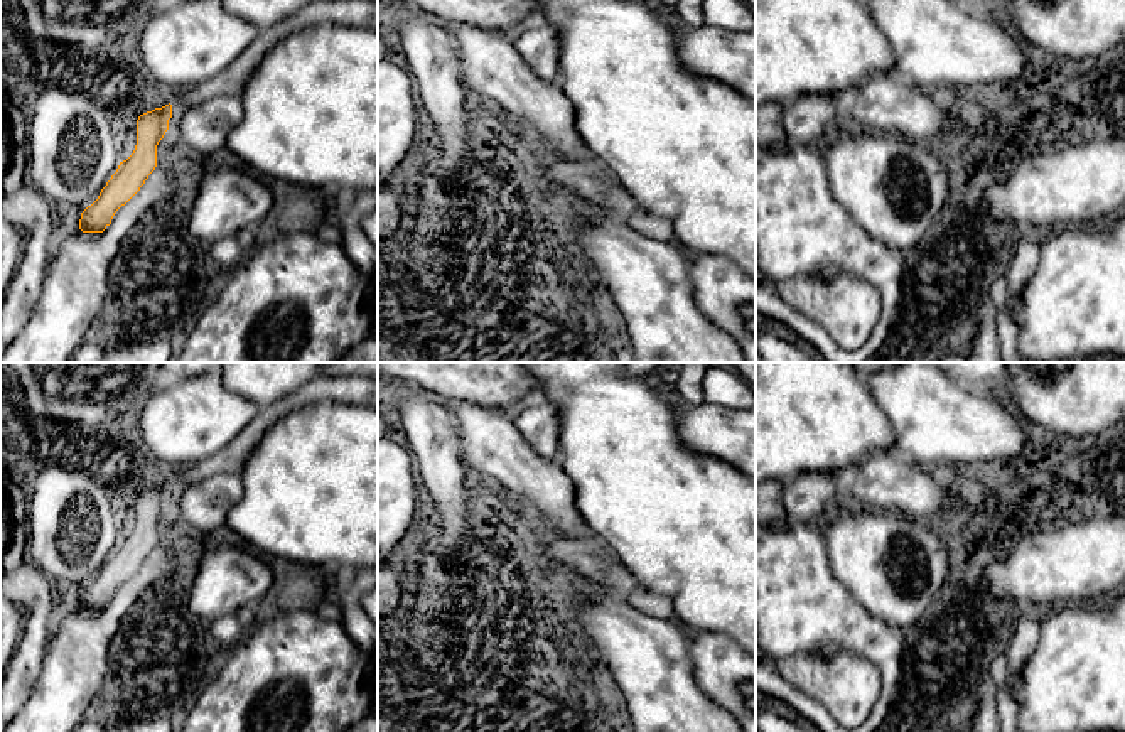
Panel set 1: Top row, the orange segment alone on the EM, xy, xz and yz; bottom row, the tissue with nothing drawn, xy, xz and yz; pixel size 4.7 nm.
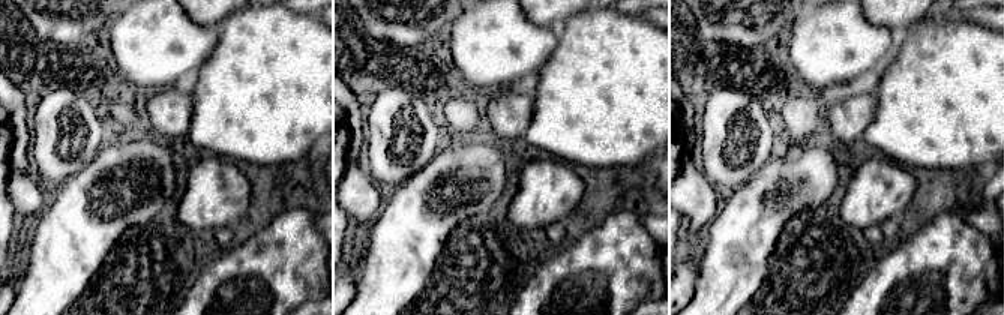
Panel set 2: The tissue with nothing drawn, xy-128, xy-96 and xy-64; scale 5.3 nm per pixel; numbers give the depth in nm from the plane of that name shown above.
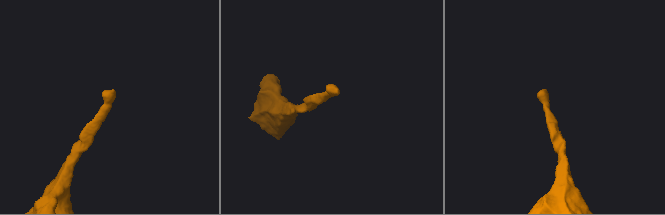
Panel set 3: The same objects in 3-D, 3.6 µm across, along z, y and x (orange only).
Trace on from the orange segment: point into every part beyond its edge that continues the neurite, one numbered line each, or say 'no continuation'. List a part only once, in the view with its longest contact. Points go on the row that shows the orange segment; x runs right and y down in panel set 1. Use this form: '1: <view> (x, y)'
1: xy (231, 81)

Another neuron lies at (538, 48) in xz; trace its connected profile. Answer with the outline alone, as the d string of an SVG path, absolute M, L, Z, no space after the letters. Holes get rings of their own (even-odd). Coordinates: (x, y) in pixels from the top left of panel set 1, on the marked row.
M553 25L526 30L514 47L540 79L558 79L558 32Z

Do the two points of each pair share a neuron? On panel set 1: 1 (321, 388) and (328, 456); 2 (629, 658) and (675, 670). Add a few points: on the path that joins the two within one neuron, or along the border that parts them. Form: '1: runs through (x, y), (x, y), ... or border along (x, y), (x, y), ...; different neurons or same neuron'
1: border along (360, 403), (312, 402), (285, 415); different neurons
2: runs through (641, 658), (655, 670), (663, 670); same neuron

